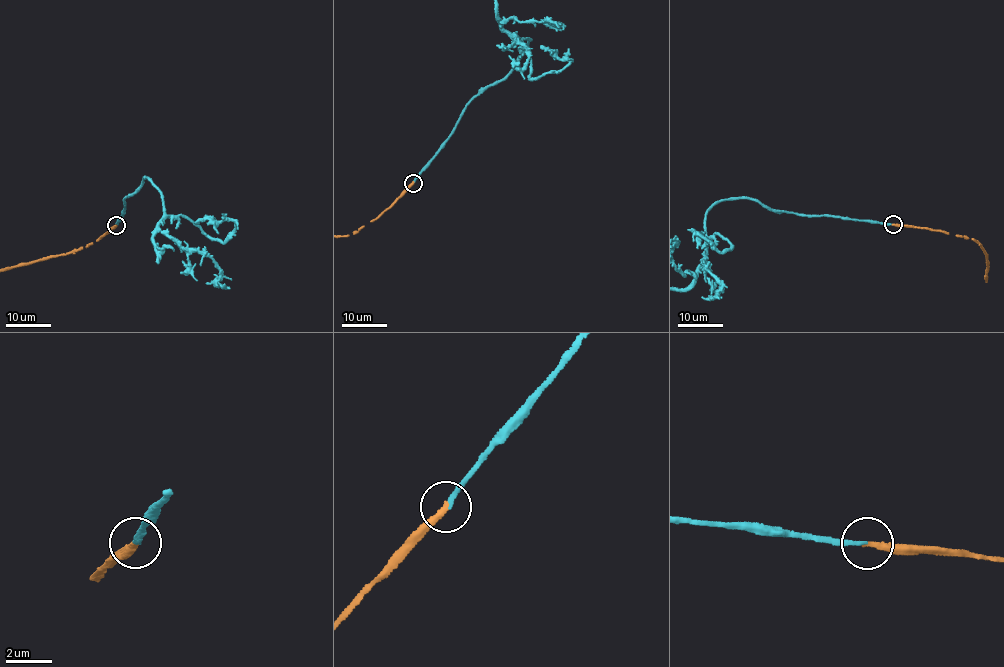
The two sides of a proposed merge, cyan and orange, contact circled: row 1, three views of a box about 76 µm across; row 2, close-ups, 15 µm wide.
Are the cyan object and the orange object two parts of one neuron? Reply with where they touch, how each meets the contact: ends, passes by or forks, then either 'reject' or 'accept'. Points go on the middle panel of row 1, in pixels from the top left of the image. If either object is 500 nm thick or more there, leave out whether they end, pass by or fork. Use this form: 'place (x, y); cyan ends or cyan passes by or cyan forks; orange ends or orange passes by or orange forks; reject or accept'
place (413, 183); cyan ends; orange ends; accept

